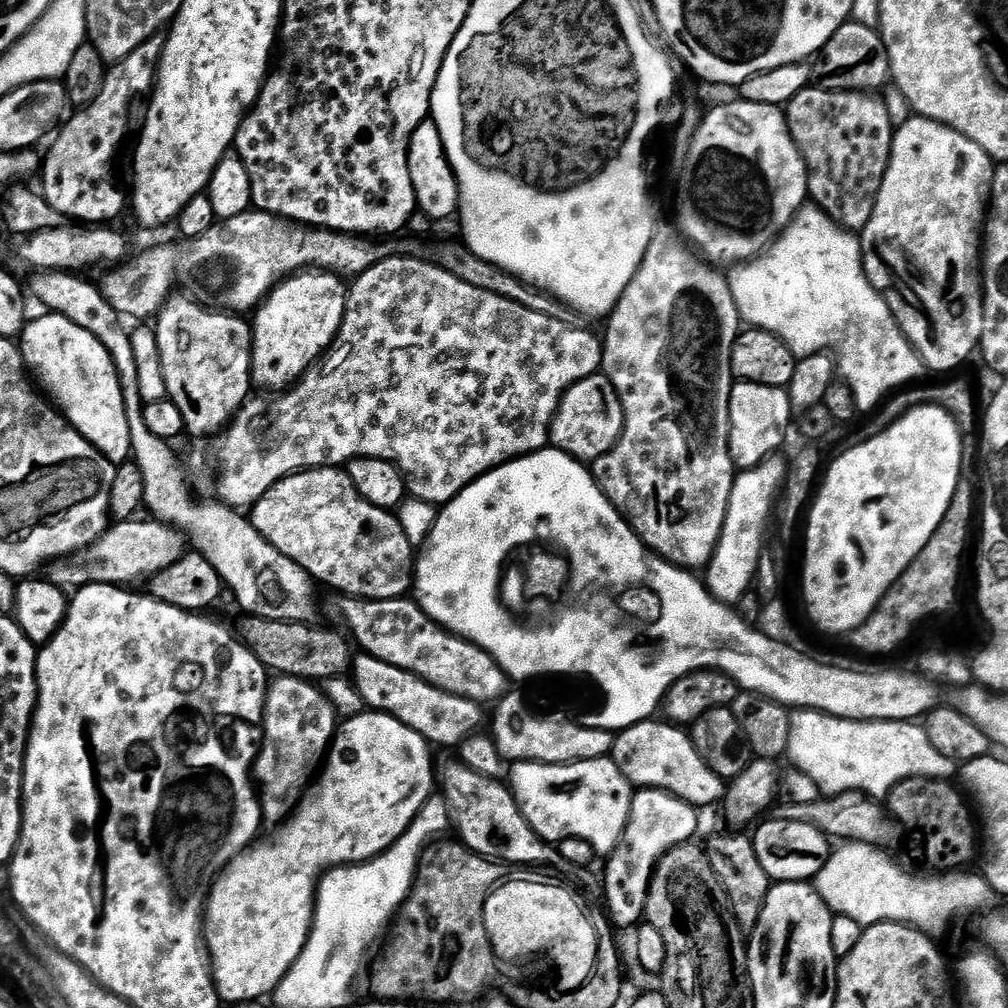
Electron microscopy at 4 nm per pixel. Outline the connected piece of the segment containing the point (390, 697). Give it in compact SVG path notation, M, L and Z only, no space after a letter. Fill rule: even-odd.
M367 654L357 655L354 670L355 666L354 683L362 694L365 705L369 709L398 718L398 722L410 726L410 730L417 732L429 745L441 744L444 748L455 749L468 737L475 736L481 731L481 705L477 701L450 694L434 686L429 680L423 680L412 672L402 670L398 666L390 666L390 662L382 662Z

